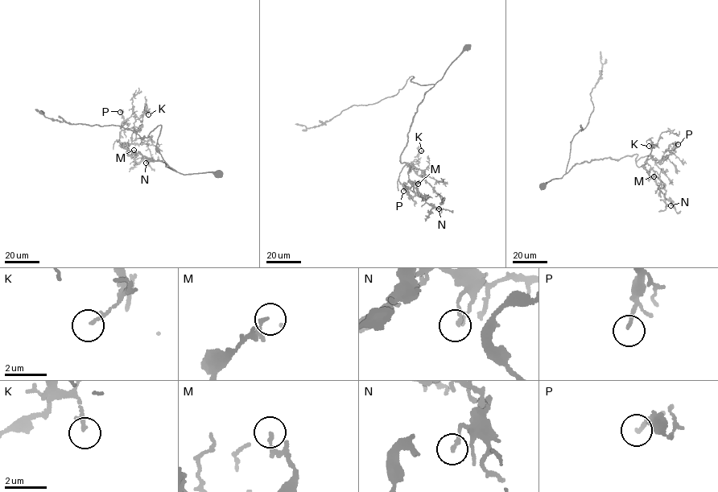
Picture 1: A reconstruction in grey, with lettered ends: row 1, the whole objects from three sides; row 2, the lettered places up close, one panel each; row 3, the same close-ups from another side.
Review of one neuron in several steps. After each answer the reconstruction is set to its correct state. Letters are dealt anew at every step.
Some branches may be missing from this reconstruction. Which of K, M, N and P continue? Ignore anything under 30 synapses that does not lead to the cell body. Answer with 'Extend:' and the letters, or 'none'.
Extend: none

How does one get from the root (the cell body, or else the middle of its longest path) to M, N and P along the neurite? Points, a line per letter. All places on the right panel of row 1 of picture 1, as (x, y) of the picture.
M: (542, 185), (561, 178), (583, 161), (636, 154), (636, 164), (645, 170), (648, 179), (654, 176)
N: (542, 185), (561, 178), (583, 161), (636, 154), (636, 164), (645, 170), (665, 198), (672, 200), (670, 205)
P: (542, 185), (561, 178), (583, 161), (636, 154), (637, 161), (650, 155), (658, 162), (671, 144), (678, 144)

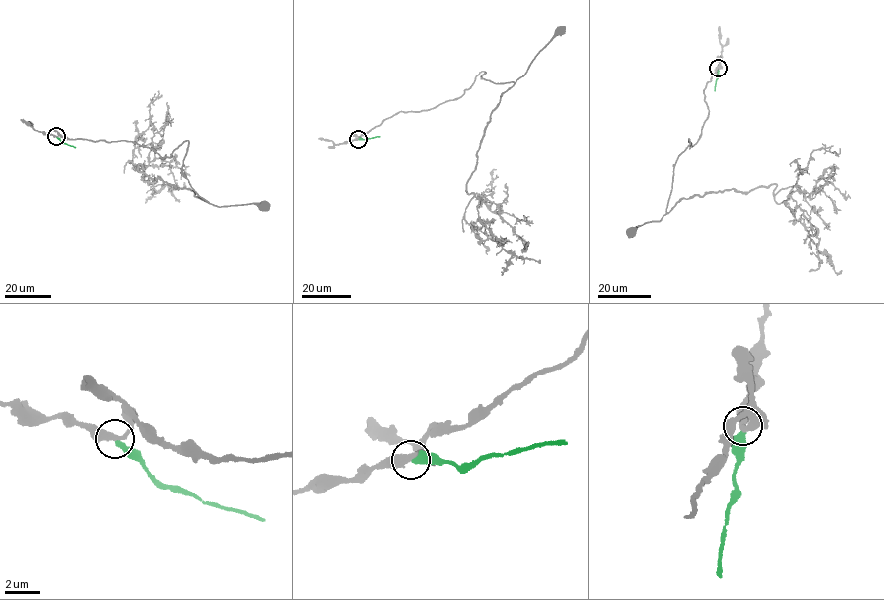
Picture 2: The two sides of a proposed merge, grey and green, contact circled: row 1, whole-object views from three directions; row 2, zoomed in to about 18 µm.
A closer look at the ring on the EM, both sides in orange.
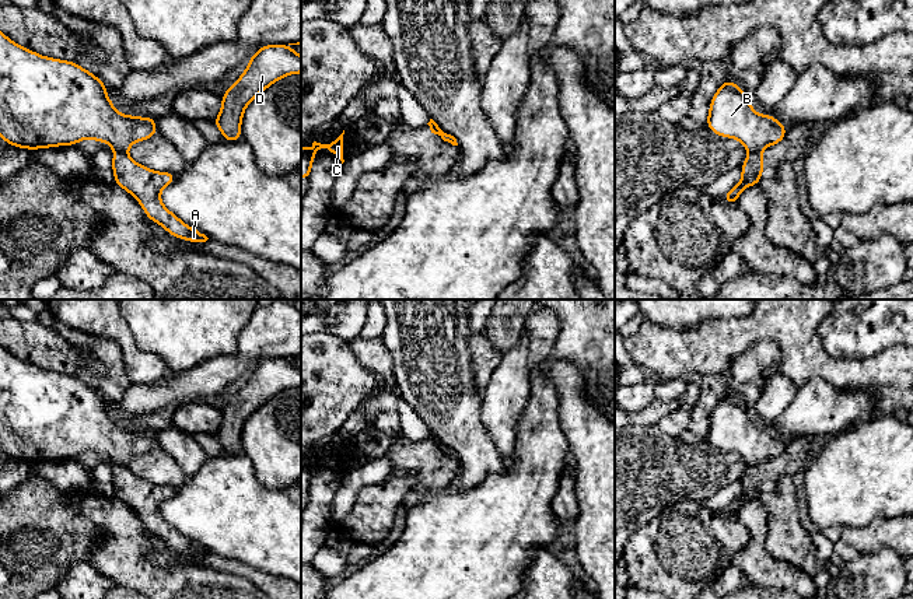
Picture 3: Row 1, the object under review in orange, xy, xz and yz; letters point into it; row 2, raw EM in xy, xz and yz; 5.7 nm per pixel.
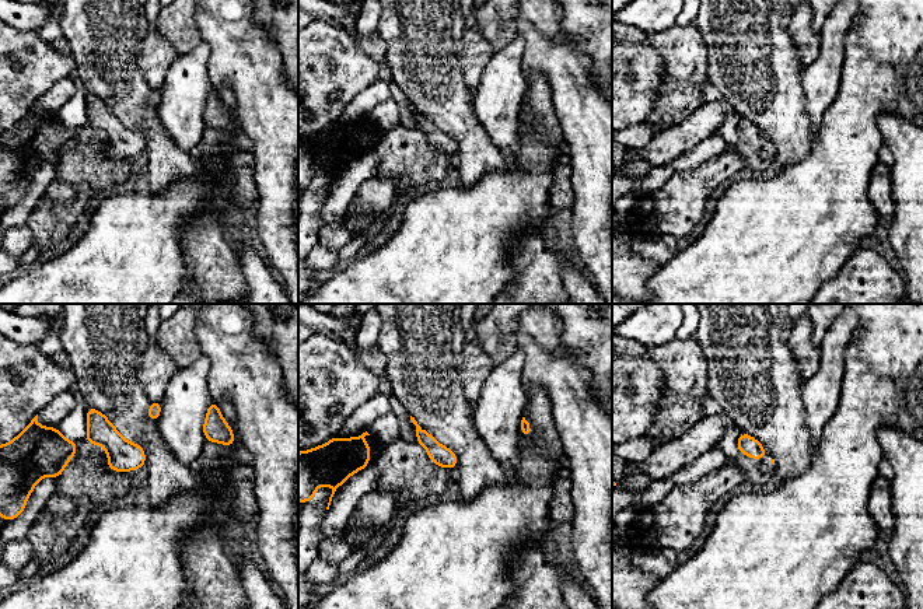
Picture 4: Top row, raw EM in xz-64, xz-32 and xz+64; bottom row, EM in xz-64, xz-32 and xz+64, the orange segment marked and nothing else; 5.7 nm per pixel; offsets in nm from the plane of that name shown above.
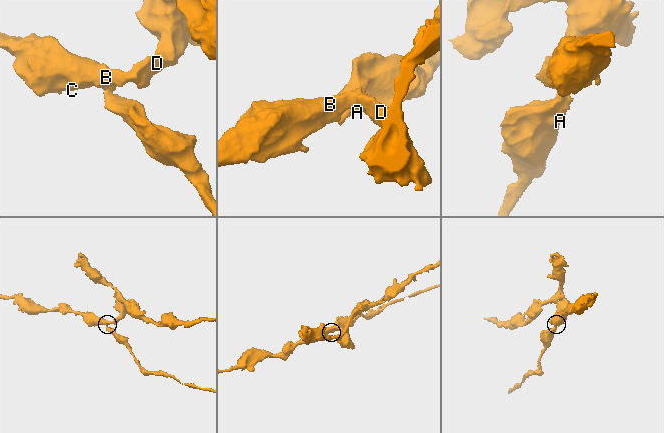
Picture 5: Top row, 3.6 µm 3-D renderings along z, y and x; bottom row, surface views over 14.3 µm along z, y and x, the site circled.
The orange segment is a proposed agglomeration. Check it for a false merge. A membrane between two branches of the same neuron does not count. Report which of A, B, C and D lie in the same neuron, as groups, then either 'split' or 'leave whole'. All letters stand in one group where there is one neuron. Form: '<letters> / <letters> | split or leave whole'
A / B C D | split

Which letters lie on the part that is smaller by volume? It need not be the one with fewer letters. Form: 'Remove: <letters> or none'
Remove: A

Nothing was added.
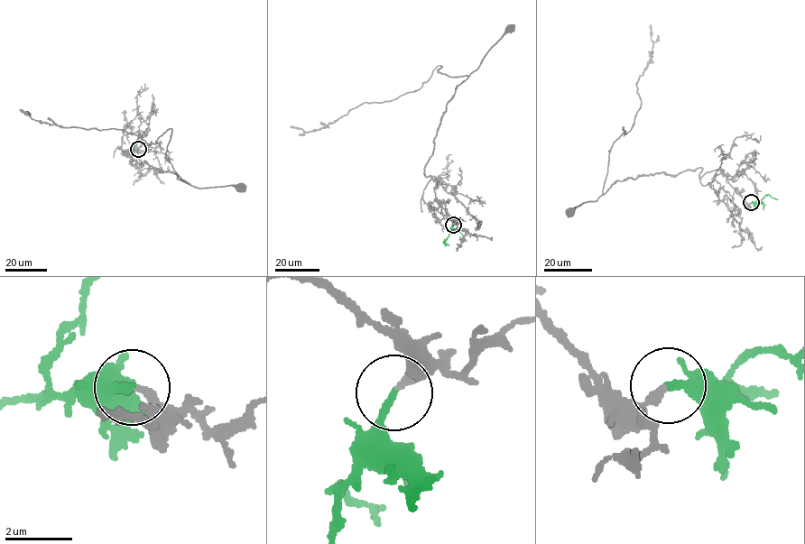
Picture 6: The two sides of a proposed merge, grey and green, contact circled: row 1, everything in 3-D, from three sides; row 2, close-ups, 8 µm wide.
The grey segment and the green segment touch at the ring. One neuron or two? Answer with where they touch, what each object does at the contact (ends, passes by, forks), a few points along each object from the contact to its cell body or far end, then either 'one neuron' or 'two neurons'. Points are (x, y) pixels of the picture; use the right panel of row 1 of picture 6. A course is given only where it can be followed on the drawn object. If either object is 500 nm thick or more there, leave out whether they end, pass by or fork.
place (751, 202); grey ends; green ends; course grey (751, 202), (723, 171), (701, 177), (702, 169), (698, 169), (616, 181), (596, 201), (569, 211); course green (751, 202), (768, 194), (778, 199); one neuron

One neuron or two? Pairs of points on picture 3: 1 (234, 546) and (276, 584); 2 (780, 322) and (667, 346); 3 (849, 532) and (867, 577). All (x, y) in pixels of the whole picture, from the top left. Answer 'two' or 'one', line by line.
1: two
2: one
3: two

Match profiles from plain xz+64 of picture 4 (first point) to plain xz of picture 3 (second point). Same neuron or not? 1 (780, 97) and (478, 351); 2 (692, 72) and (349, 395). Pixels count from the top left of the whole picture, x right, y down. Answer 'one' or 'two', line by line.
1: two
2: two

